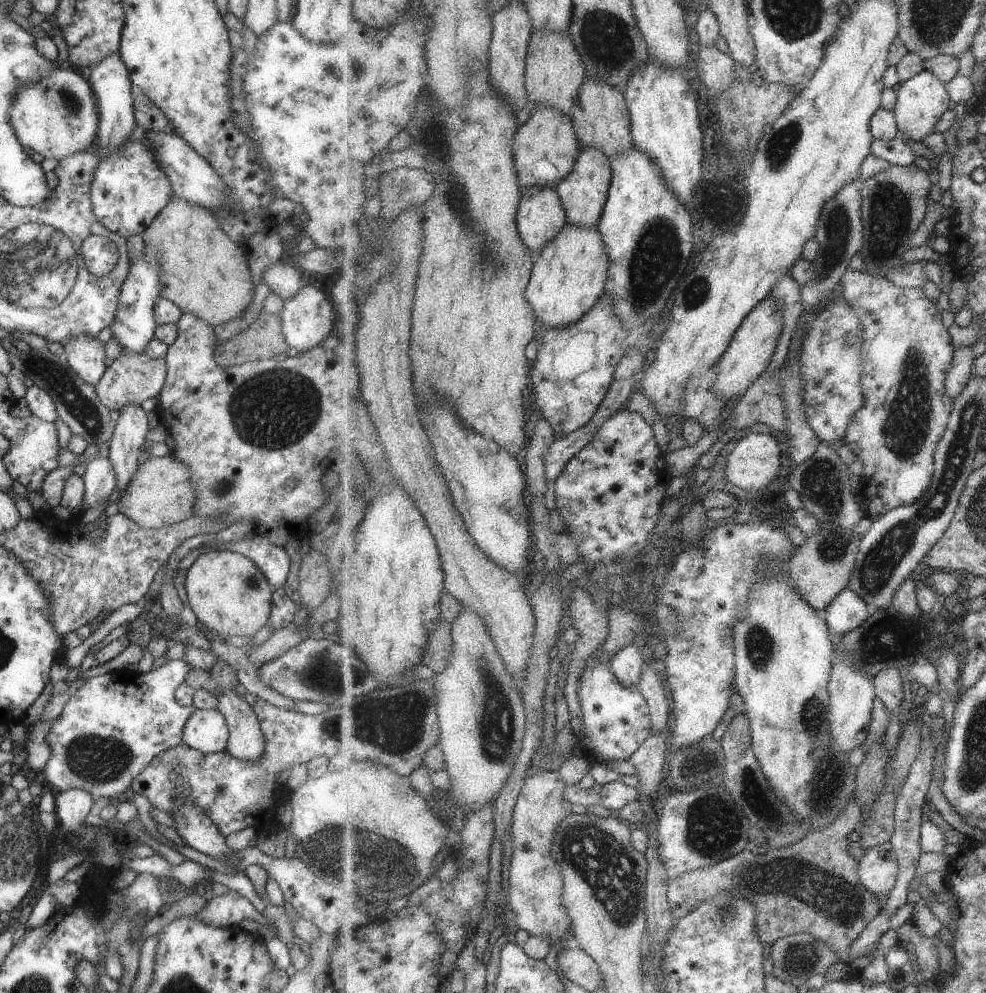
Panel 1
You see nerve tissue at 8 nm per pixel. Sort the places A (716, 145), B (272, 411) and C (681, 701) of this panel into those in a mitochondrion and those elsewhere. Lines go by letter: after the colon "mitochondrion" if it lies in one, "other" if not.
A: other
B: mitochondrion
C: other

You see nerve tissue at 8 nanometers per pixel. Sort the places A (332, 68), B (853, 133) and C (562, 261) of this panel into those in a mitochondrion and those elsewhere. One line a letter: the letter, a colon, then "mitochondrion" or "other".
A: mitochondrion
B: other
C: other

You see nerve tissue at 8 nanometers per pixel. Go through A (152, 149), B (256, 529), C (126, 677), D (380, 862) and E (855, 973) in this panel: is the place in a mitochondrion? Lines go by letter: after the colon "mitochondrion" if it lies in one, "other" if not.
A: other
B: other
C: other
D: mitochondrion
E: other

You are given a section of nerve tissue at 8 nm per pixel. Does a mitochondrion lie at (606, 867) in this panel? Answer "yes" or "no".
yes

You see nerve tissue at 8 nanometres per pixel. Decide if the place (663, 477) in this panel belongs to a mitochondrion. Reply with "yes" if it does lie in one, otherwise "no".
no

